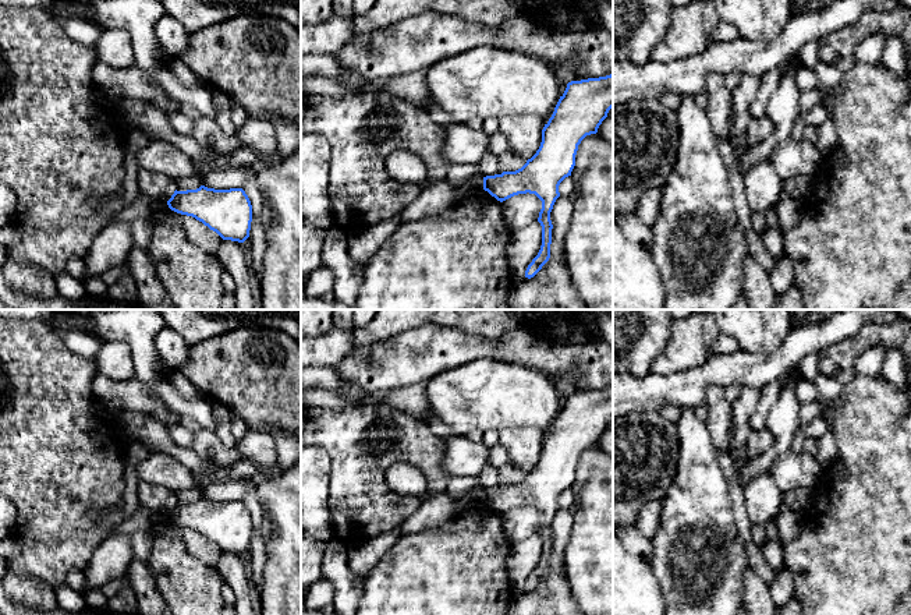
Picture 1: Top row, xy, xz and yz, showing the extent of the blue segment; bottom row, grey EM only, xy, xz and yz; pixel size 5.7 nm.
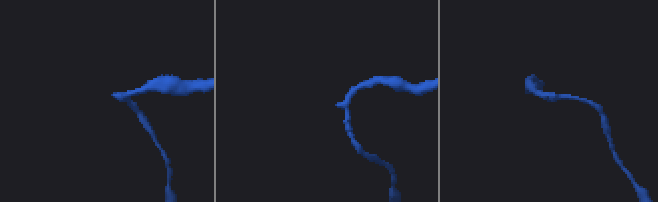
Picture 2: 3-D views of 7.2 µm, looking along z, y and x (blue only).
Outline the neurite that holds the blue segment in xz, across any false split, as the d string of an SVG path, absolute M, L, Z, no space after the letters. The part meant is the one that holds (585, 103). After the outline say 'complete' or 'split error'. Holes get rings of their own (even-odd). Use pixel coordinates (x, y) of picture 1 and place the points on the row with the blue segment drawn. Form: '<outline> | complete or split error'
M613 74L571 81L560 96L554 112L542 130L536 153L515 172L483 177L483 190L503 202L518 194L535 194L542 201L538 222L542 226L542 245L525 271L534 278L550 258L550 212L560 197L560 183L571 176L581 141L596 134L613 107Z | complete

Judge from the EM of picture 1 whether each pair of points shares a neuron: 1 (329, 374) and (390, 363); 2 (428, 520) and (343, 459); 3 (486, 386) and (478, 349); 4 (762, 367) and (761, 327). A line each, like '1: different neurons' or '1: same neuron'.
1: different neurons
2: different neurons
3: different neurons
4: different neurons

